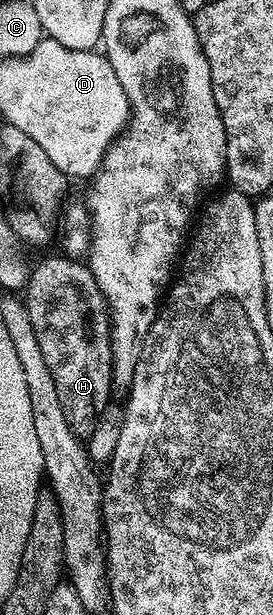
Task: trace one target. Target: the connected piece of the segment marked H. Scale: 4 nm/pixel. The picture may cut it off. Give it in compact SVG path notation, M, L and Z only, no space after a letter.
M51 255L32 266L25 302L45 365L49 365L53 376L65 421L69 421L69 429L73 429L80 441L87 441L98 429L99 411L106 409L113 392L111 316L90 266L78 258L63 255Z

